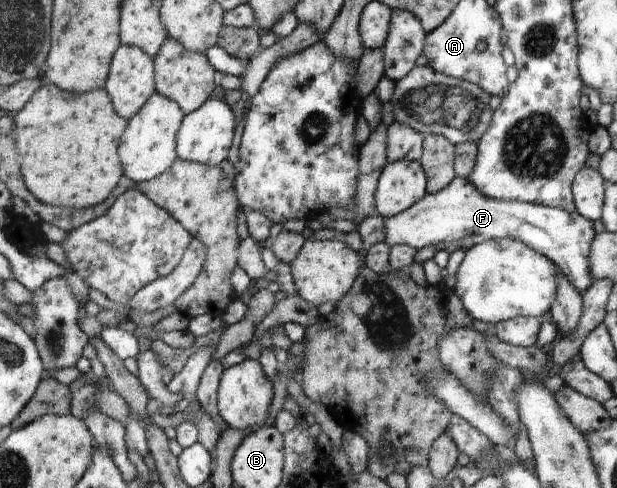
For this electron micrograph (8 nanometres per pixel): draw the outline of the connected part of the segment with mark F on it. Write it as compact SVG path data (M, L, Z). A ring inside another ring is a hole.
M455 177L449 186L435 194L426 194L409 209L397 216L384 218L385 240L387 244L409 245L419 250L435 246L438 242L460 242L469 238L476 245L491 239L503 238L520 240L528 247L546 255L554 261L563 276L574 283L582 299L594 284L591 272L591 249L597 234L592 221L583 218L582 214L567 212L562 208L536 205L519 200L499 200L489 198L474 186L468 179Z

